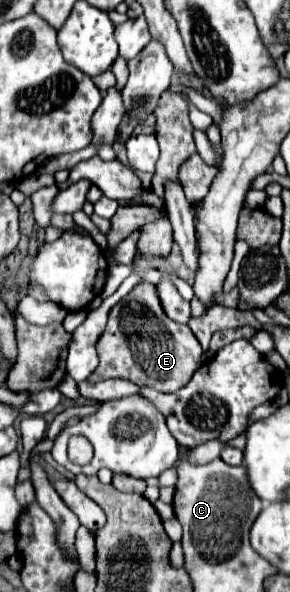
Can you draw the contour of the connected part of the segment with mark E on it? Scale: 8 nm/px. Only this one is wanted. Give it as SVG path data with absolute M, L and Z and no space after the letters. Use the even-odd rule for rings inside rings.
M139 283L133 291L117 303L111 313L105 331L97 341L99 367L89 381L101 379L127 379L135 385L147 385L161 393L173 393L181 389L203 363L203 349L193 331L183 323L173 323L161 307L157 289L151 283ZM121 309L121 331L119 331Z

